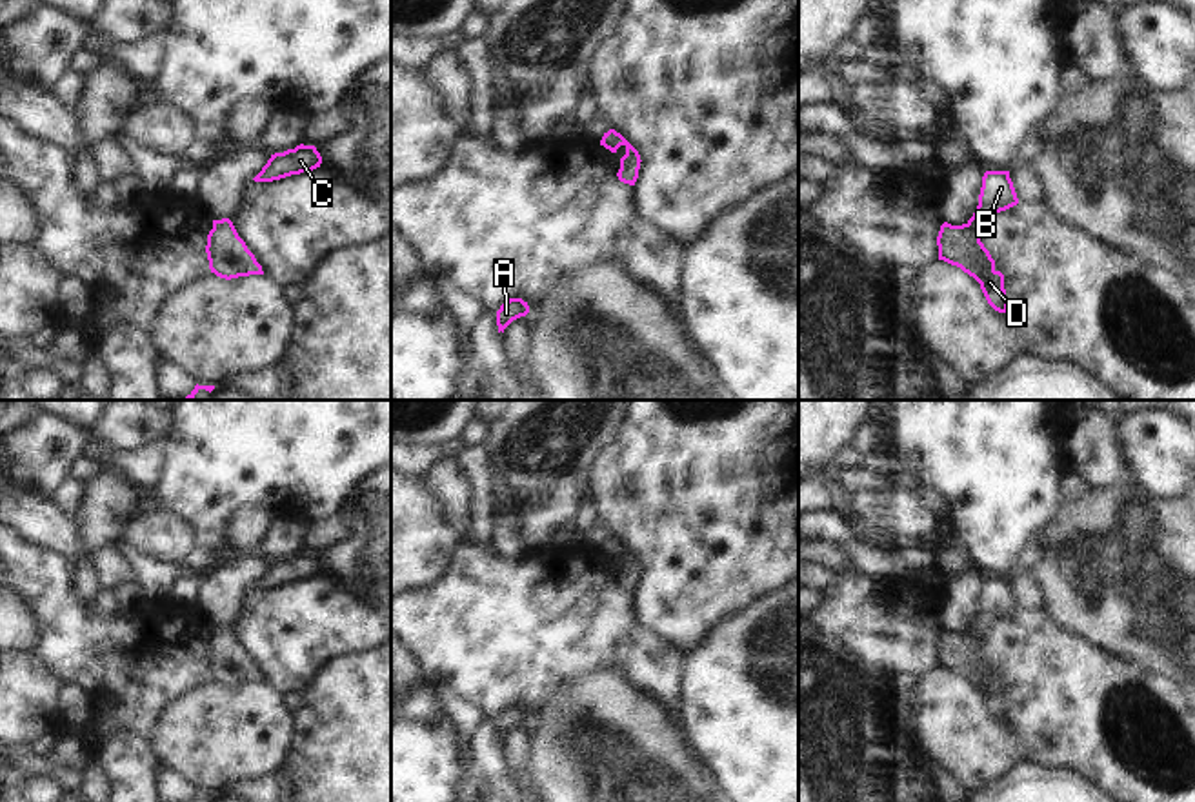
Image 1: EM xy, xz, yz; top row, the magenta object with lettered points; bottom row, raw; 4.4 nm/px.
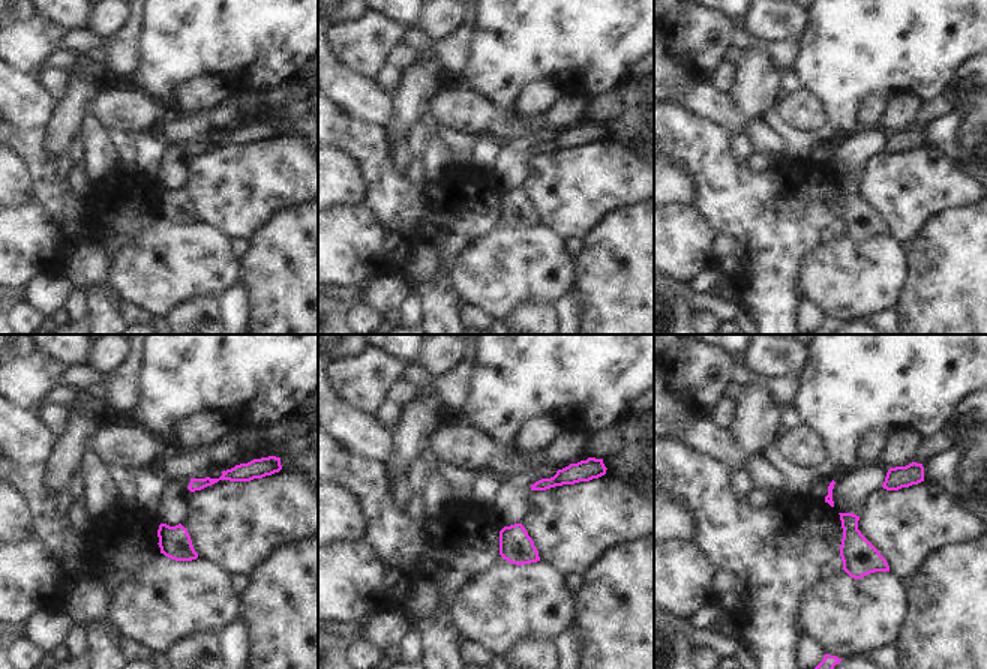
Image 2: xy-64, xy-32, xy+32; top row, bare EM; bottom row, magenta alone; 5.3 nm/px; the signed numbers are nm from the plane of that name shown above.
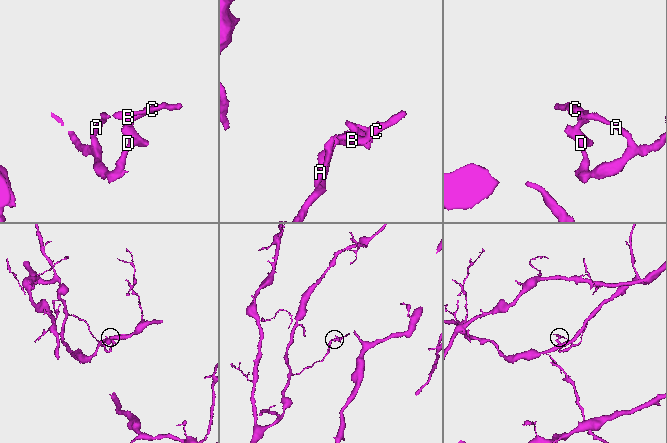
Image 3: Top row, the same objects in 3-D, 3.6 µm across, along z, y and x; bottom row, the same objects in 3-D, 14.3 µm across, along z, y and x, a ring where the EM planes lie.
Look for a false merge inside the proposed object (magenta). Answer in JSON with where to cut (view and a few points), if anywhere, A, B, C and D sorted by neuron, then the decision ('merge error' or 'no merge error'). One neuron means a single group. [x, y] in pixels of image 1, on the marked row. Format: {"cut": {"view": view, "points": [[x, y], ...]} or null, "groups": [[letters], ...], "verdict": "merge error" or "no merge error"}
{"cut": null, "groups": [["A", "B", "C", "D"]], "verdict": "no merge error"}

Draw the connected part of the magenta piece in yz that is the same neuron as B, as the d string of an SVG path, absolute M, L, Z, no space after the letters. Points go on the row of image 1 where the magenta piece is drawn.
M986 171L973 216L962 226L944 222L937 236L939 260L973 276L980 284L988 304L999 313L1008 311L1004 275L995 269L995 260L980 242L980 233L997 213L1017 204L1009 171Z

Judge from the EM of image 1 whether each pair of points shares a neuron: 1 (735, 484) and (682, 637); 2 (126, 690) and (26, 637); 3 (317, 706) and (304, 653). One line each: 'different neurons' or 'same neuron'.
1: same neuron
2: different neurons
3: different neurons

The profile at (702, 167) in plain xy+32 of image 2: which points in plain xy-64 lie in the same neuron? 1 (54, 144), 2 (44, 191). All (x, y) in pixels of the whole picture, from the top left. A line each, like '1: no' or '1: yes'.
1: no
2: yes

